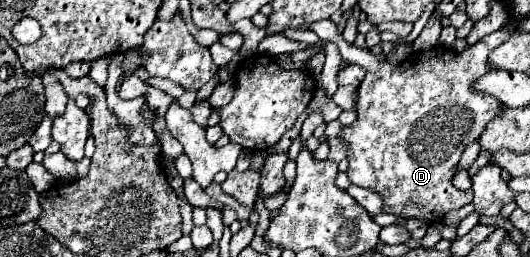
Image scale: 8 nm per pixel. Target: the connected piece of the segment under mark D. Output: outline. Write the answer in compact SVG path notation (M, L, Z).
M332 20L312 24L308 30L316 32L324 42L336 42L344 60L366 68L366 78L358 86L358 118L338 132L338 138L348 146L346 174L350 182L380 194L384 200L382 212L430 224L440 222L450 210L470 204L472 190L454 188L452 176L464 148L480 138L486 124L502 108L500 100L474 92L470 84L490 70L486 62L488 54L502 44L510 32L500 28L464 52L438 50L436 46L424 52L412 52L404 62L394 66L384 62L382 54L374 56L370 50L348 44Z

